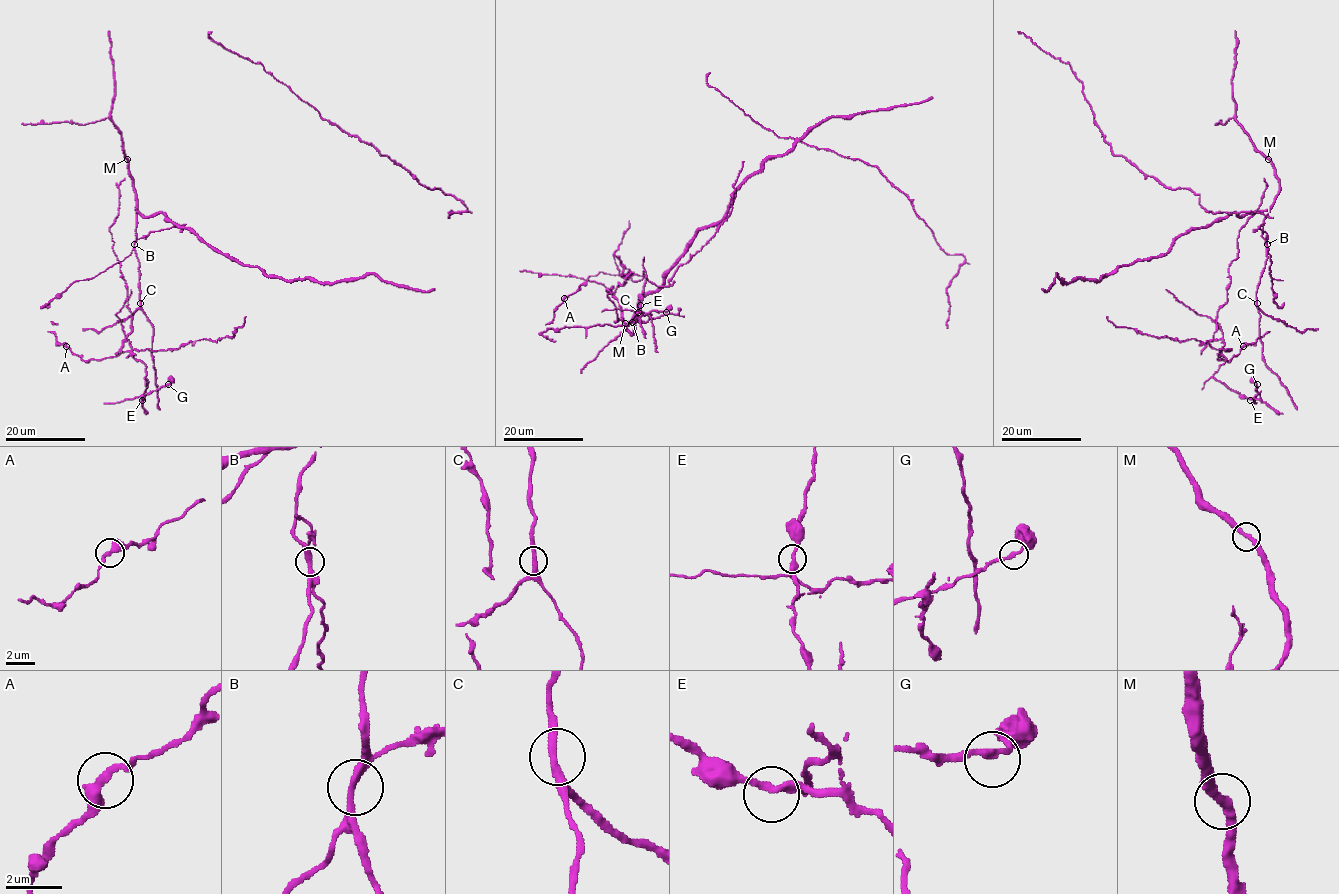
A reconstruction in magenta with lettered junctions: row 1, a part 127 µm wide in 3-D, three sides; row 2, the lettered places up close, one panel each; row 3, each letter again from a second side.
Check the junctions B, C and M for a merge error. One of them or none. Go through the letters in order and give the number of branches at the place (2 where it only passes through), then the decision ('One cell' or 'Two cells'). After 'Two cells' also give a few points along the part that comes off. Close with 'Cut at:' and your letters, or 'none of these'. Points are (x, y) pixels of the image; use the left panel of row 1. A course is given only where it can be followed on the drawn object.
B: Branches: 2. Two cells
C: Branches: 2. One cell
M: Branches: 2. One cell
Cut at: B

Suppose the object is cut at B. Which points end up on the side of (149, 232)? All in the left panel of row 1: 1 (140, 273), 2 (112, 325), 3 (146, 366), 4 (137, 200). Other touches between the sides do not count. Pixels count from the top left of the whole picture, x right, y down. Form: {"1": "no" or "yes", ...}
{"1": "no", "2": "no", "3": "yes", "4": "no"}

